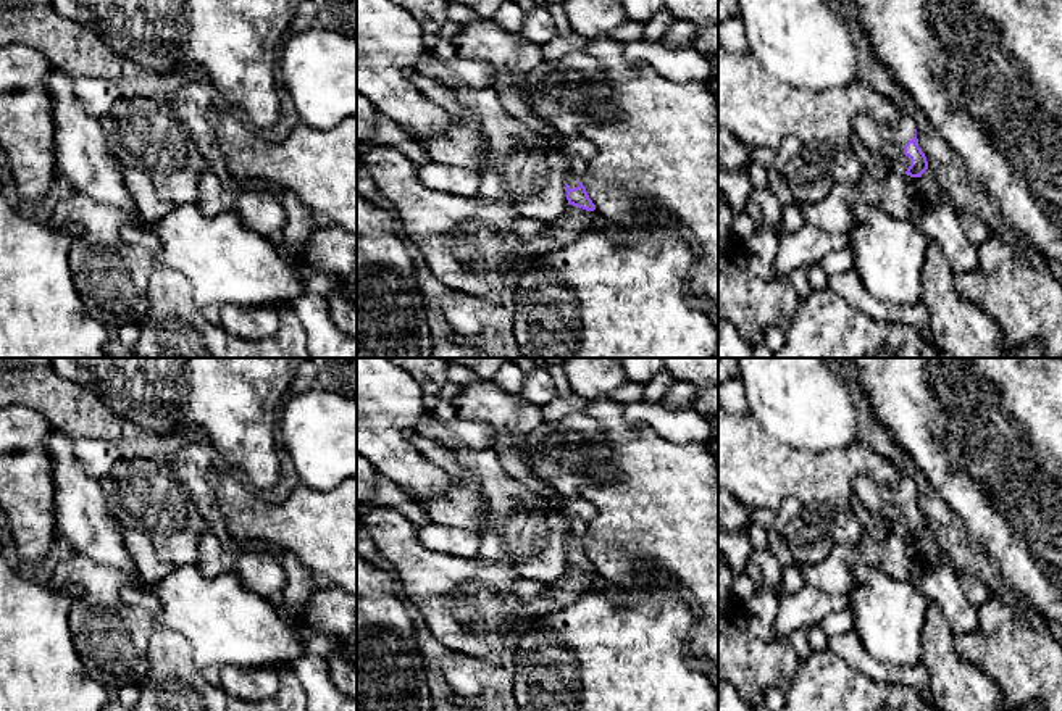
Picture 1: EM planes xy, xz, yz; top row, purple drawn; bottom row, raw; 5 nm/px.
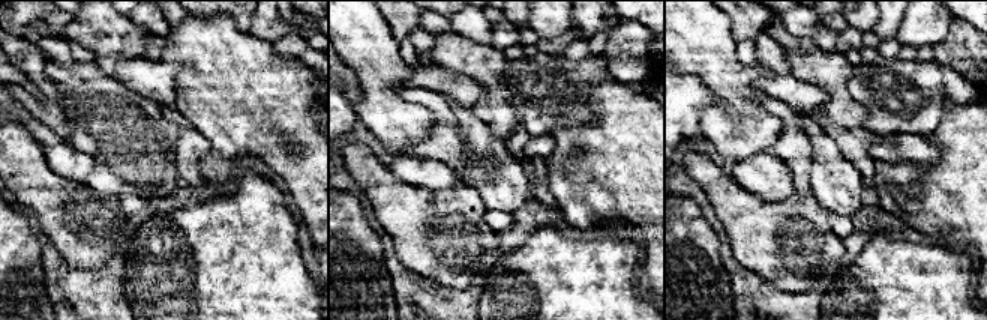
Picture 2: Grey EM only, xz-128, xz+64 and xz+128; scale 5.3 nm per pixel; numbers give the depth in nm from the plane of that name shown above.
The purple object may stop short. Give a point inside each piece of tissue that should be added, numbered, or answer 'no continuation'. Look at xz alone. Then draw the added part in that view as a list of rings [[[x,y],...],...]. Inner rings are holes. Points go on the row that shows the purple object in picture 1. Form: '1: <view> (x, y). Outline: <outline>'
1: xz (578, 166). Outline: [[[571,156],[571,164],[565,179],[570,189],[575,189],[583,182],[586,171],[587,171],[587,161],[583,156]]]

